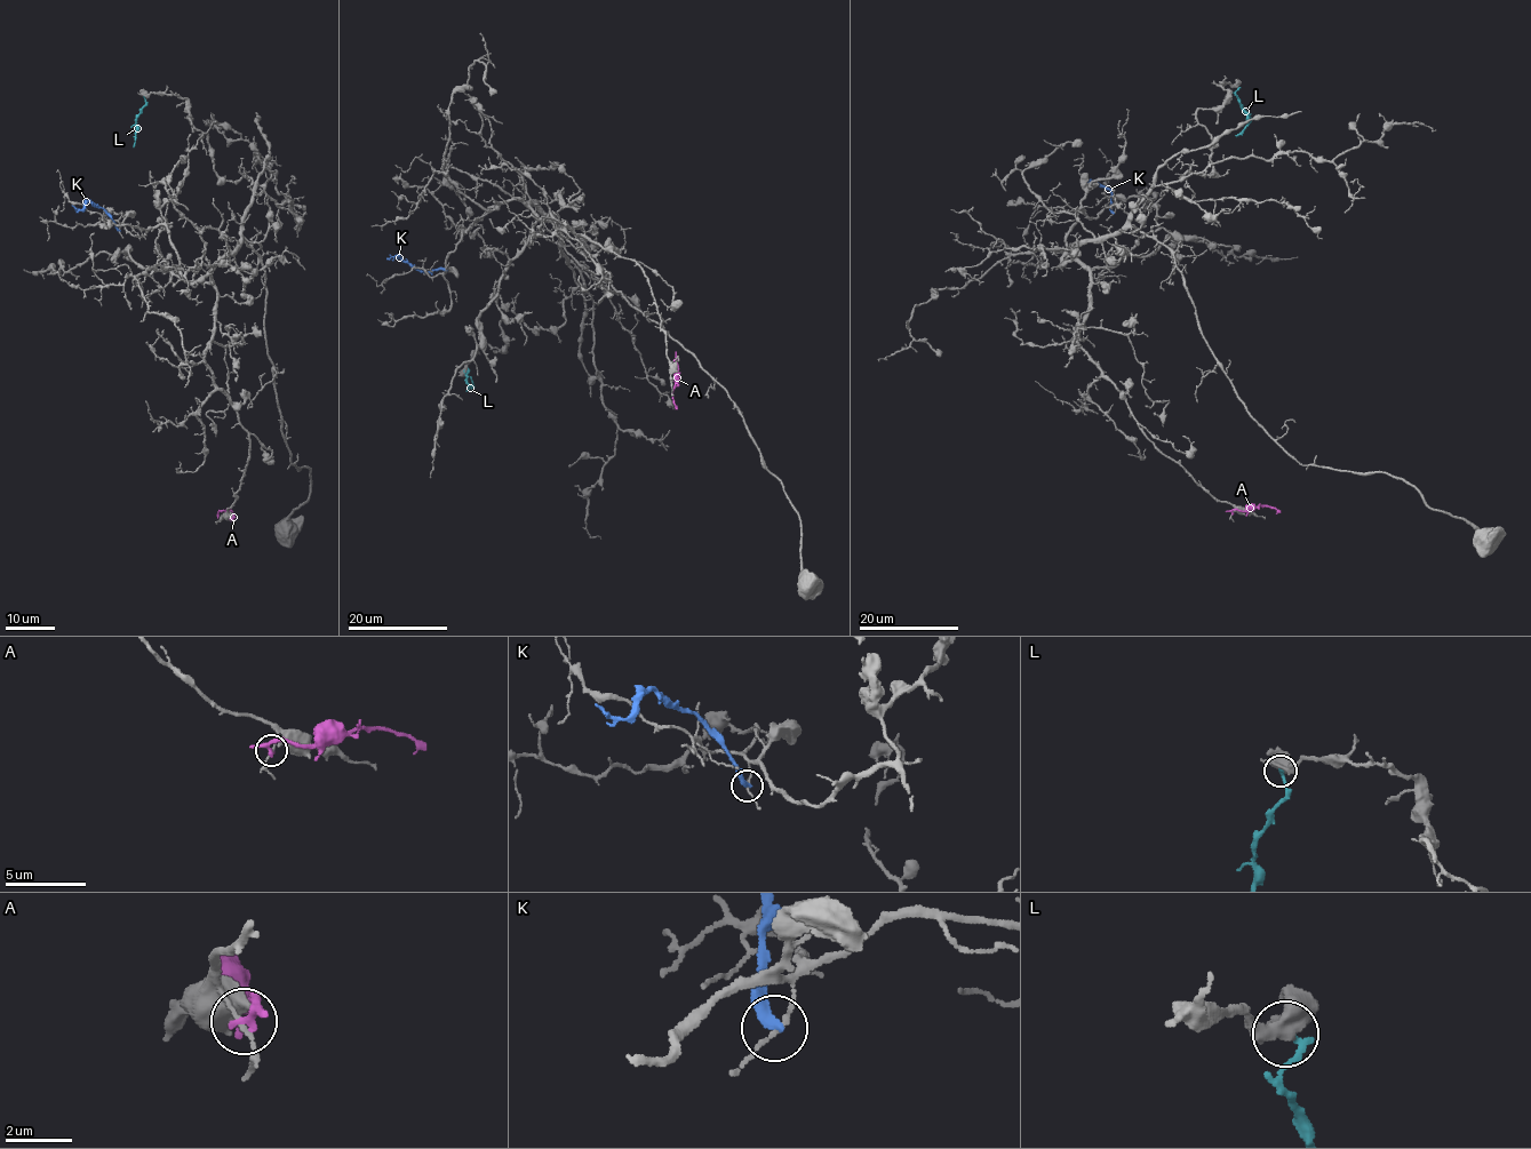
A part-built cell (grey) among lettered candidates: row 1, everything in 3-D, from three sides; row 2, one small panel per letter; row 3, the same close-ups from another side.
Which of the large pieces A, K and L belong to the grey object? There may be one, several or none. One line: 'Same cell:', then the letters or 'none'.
Same cell: none

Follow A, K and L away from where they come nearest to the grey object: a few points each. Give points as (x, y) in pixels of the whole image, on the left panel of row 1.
A: (232, 519), (233, 515), (218, 510), (217, 516)
K: (119, 230), (102, 208), (87, 201), (81, 209), (72, 206)
L: (143, 96), (145, 104), (136, 118), (134, 146)

